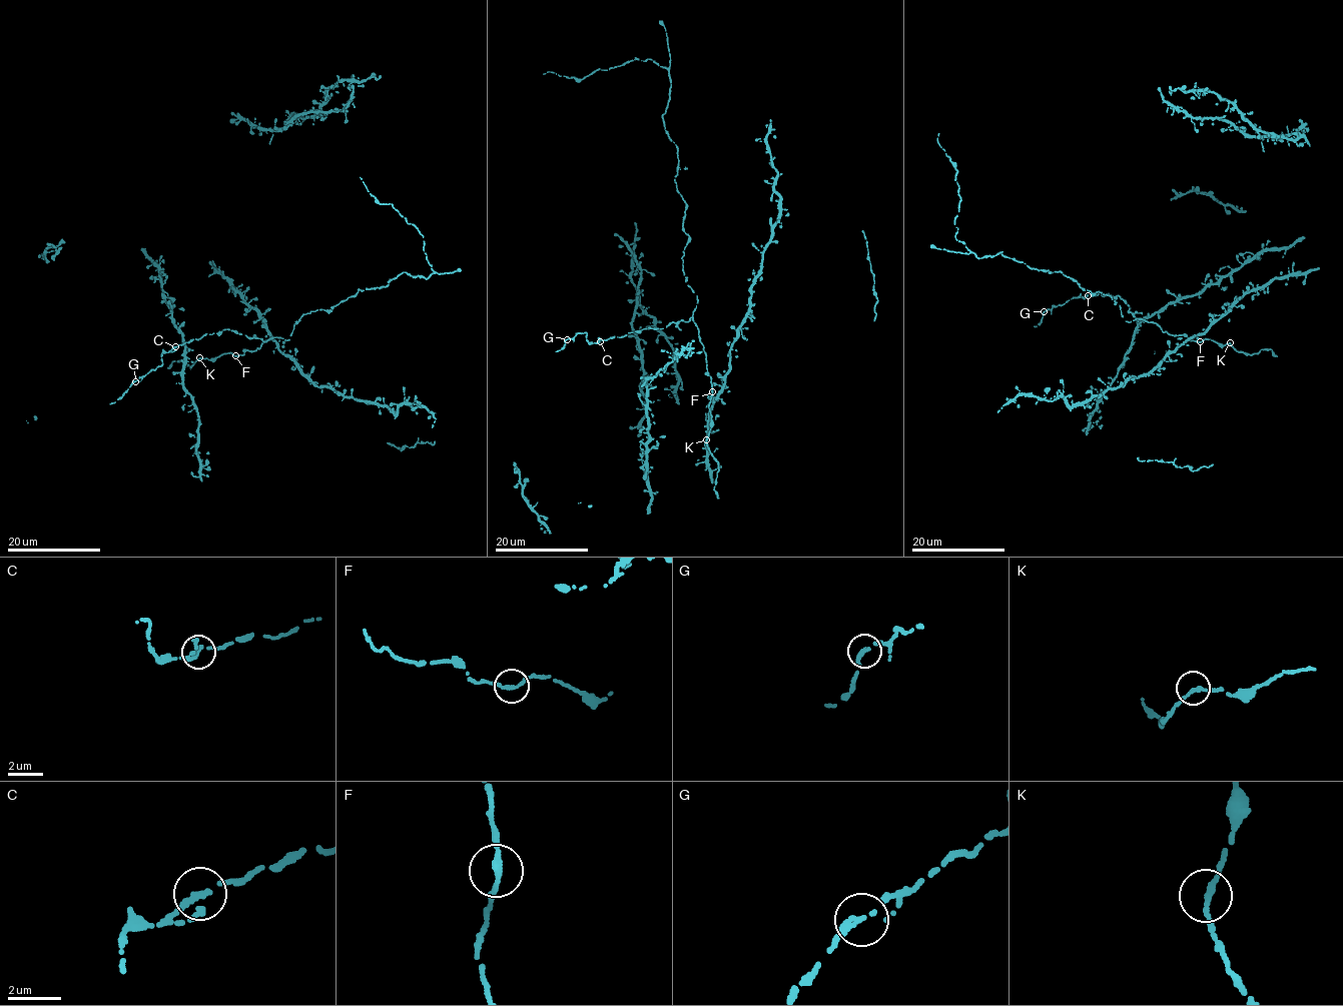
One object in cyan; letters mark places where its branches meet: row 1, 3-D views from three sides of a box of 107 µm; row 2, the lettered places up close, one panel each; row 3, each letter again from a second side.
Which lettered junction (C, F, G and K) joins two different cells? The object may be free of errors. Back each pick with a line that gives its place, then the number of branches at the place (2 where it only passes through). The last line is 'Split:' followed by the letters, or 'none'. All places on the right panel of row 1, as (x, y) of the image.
Split: none

